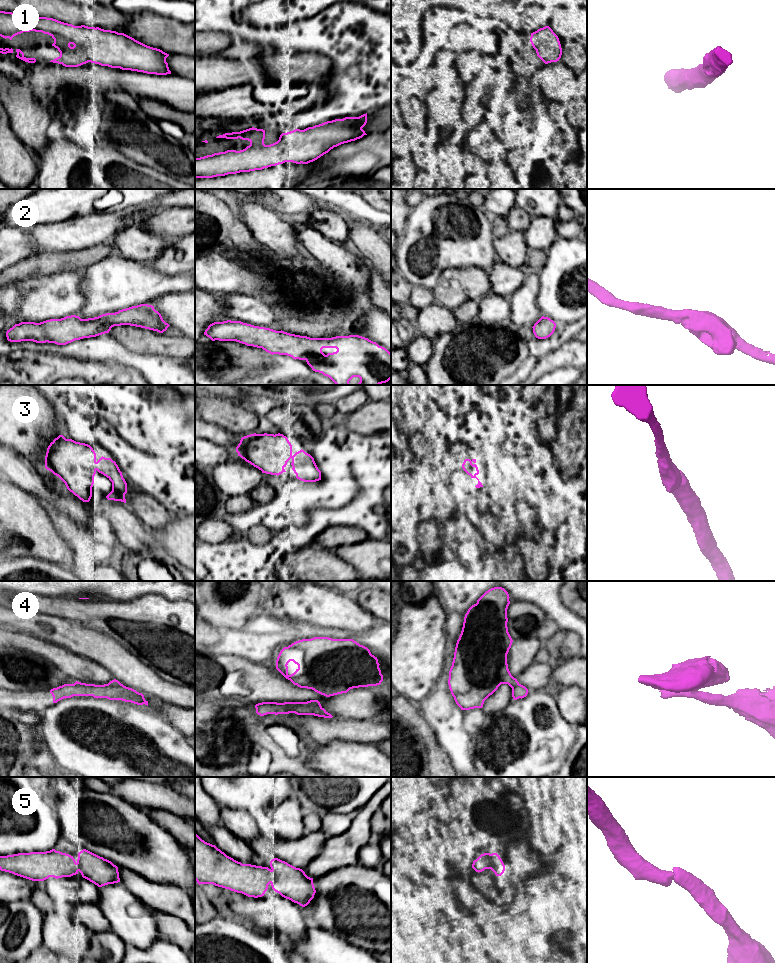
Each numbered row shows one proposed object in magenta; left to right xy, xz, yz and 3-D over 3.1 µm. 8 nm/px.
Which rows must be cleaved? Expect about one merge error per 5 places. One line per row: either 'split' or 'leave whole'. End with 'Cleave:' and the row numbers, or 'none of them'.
1: leave whole
2: leave whole
3: leave whole
4: split
5: leave whole
Cleave: 4

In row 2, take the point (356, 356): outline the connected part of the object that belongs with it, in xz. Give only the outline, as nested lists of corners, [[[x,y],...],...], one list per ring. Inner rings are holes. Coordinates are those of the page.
[[[231,320],[210,324],[204,335],[212,341],[236,341],[262,348],[272,355],[287,355],[295,360],[305,360],[313,371],[329,377],[336,385],[350,385],[349,381],[353,377],[360,378],[357,385],[380,385],[391,379],[391,353],[376,342],[359,335],[310,338]],[[323,348],[336,348],[337,351],[325,355]]]

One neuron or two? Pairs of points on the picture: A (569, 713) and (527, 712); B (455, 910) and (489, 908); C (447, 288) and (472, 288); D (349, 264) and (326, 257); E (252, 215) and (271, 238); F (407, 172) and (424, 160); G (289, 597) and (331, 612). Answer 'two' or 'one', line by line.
A: two
B: two
C: one
D: one
E: one
F: two
G: one

